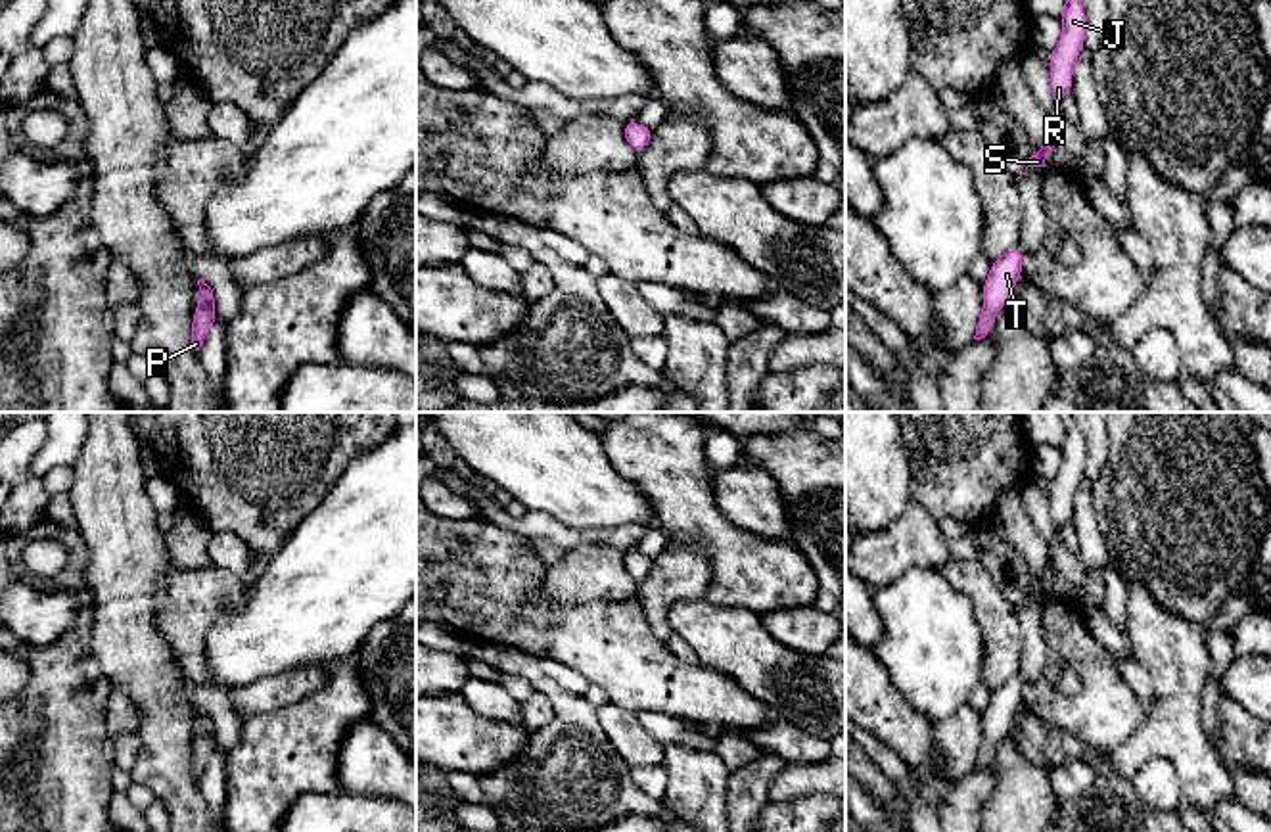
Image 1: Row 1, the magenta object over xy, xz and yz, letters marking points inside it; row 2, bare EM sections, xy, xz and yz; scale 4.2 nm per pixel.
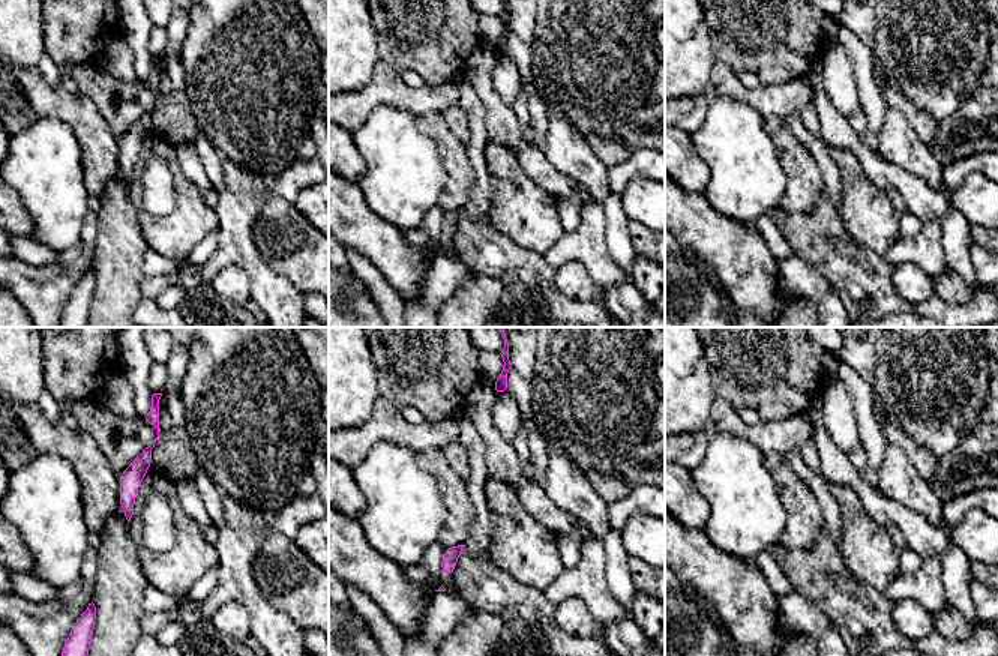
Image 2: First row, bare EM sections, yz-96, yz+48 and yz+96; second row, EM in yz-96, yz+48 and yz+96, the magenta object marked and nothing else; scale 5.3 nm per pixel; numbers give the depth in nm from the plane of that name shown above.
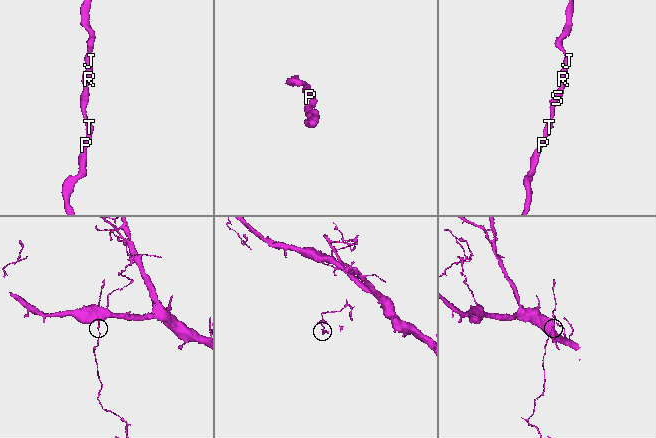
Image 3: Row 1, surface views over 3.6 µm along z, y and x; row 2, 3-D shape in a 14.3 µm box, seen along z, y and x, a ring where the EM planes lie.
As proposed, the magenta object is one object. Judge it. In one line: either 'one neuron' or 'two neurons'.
one neuron

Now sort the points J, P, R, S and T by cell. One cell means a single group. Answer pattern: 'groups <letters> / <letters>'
groups J P R S T

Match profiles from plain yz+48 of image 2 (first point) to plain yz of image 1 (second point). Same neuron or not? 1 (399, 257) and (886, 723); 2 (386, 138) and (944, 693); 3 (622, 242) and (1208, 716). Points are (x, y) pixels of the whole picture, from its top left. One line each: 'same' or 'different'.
1: same
2: same
3: same

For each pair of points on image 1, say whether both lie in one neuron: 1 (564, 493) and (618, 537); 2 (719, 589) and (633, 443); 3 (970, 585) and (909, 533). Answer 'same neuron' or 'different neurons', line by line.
1: different neurons
2: same neuron
3: different neurons

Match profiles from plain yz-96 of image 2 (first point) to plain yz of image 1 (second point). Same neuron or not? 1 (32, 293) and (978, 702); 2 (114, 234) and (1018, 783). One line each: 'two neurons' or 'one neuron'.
1: two neurons
2: one neuron

